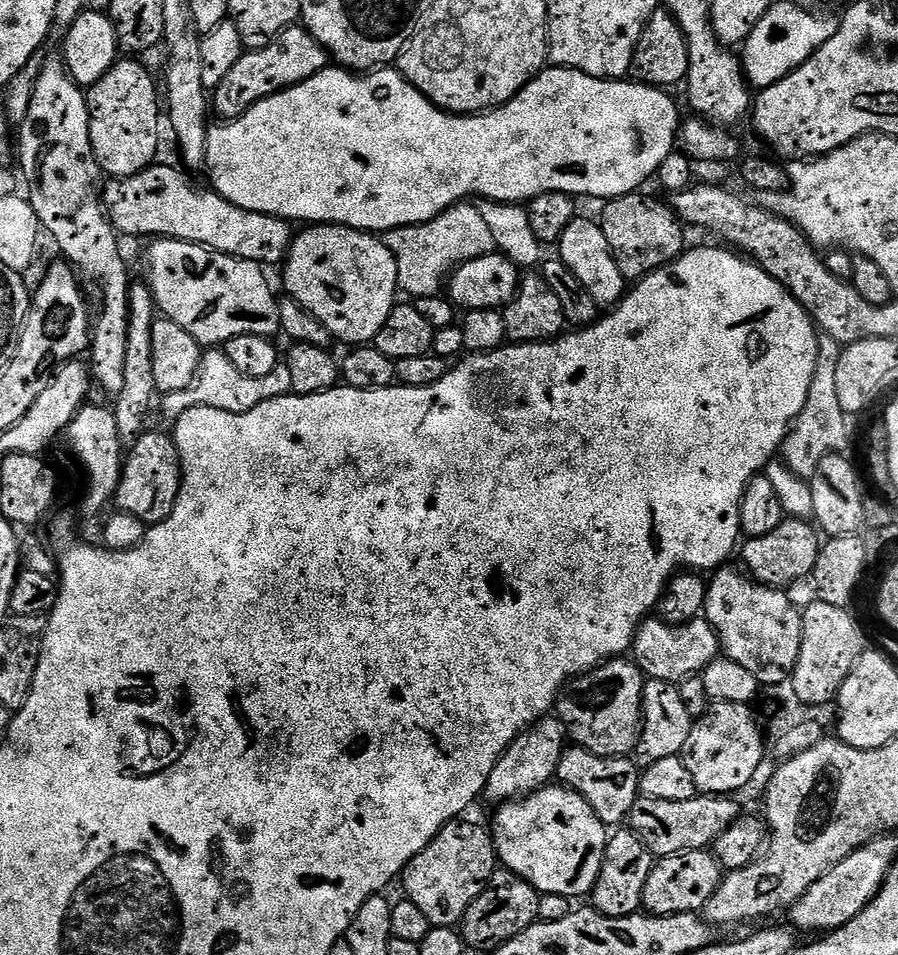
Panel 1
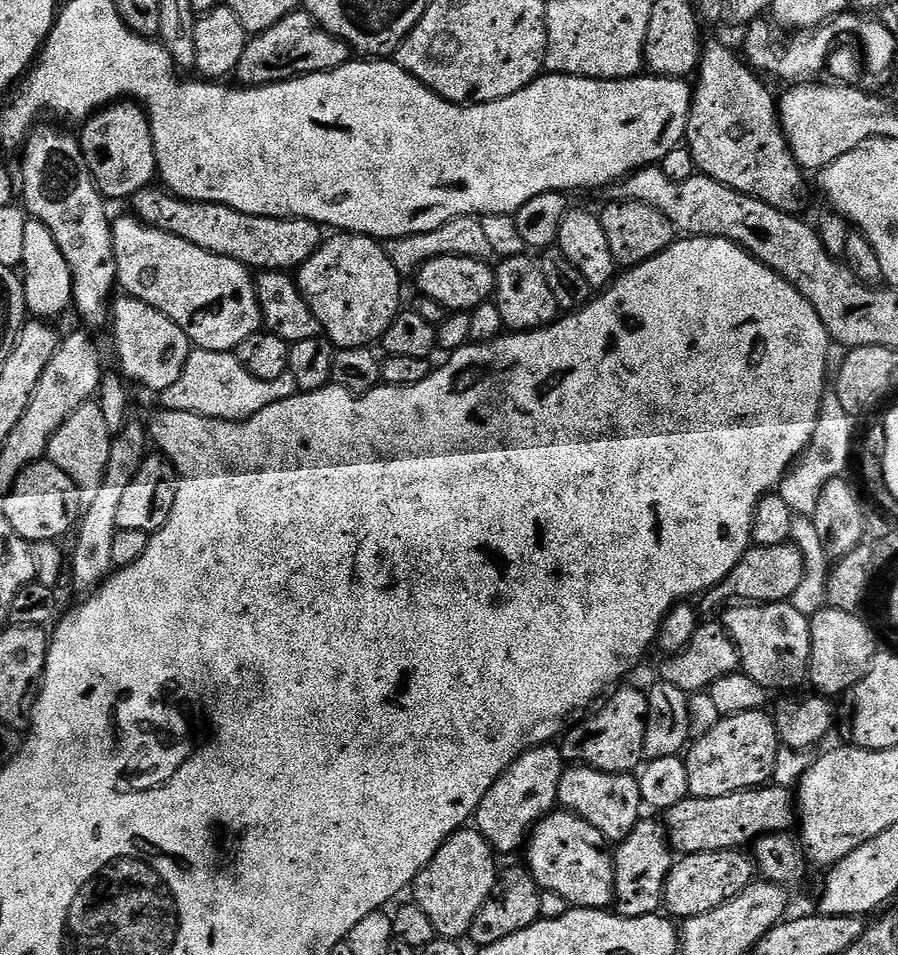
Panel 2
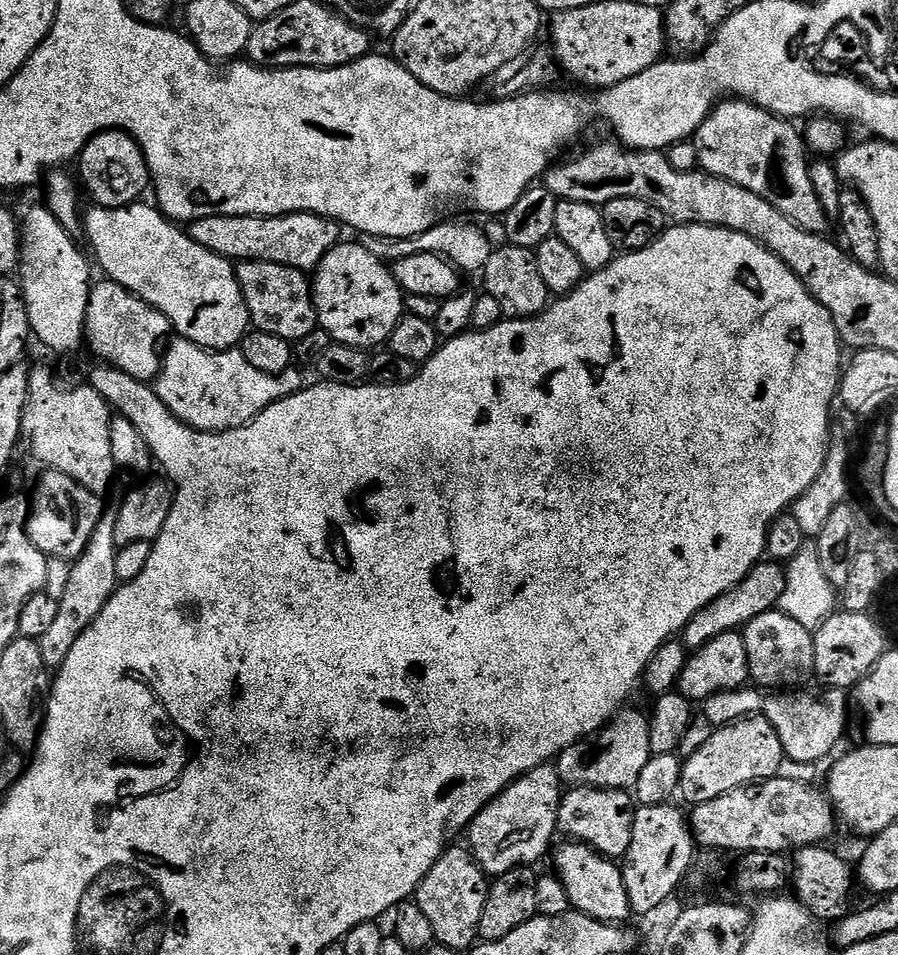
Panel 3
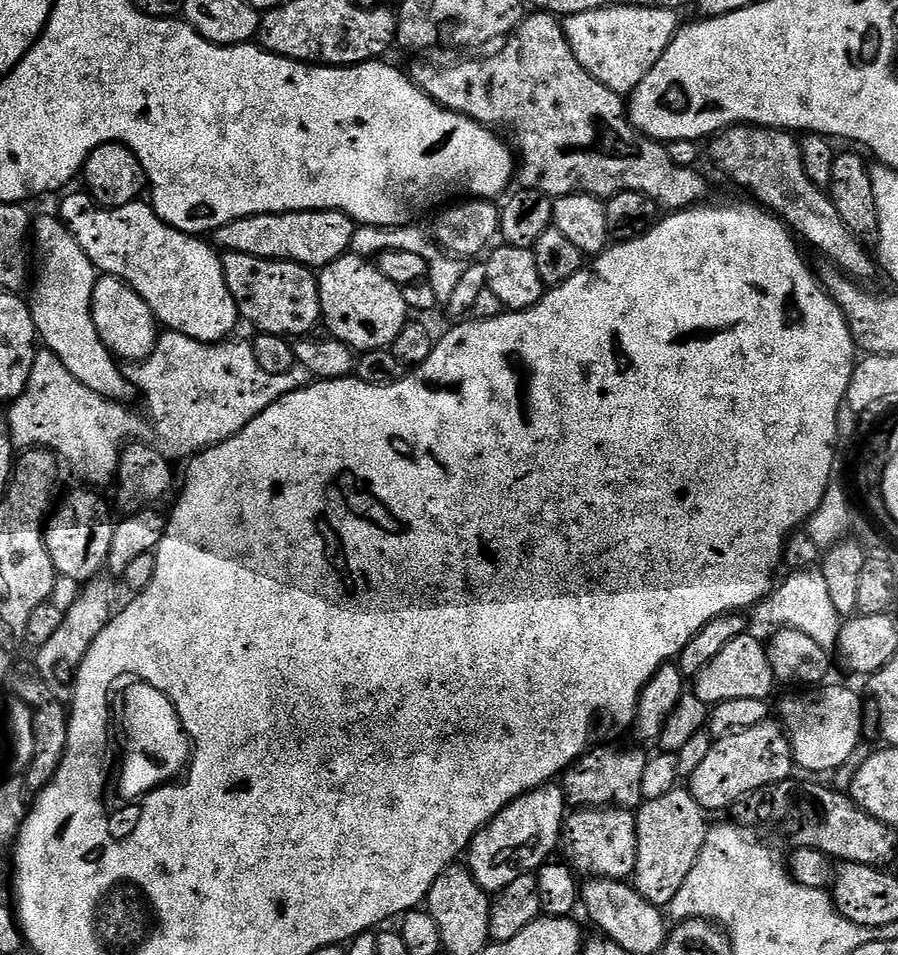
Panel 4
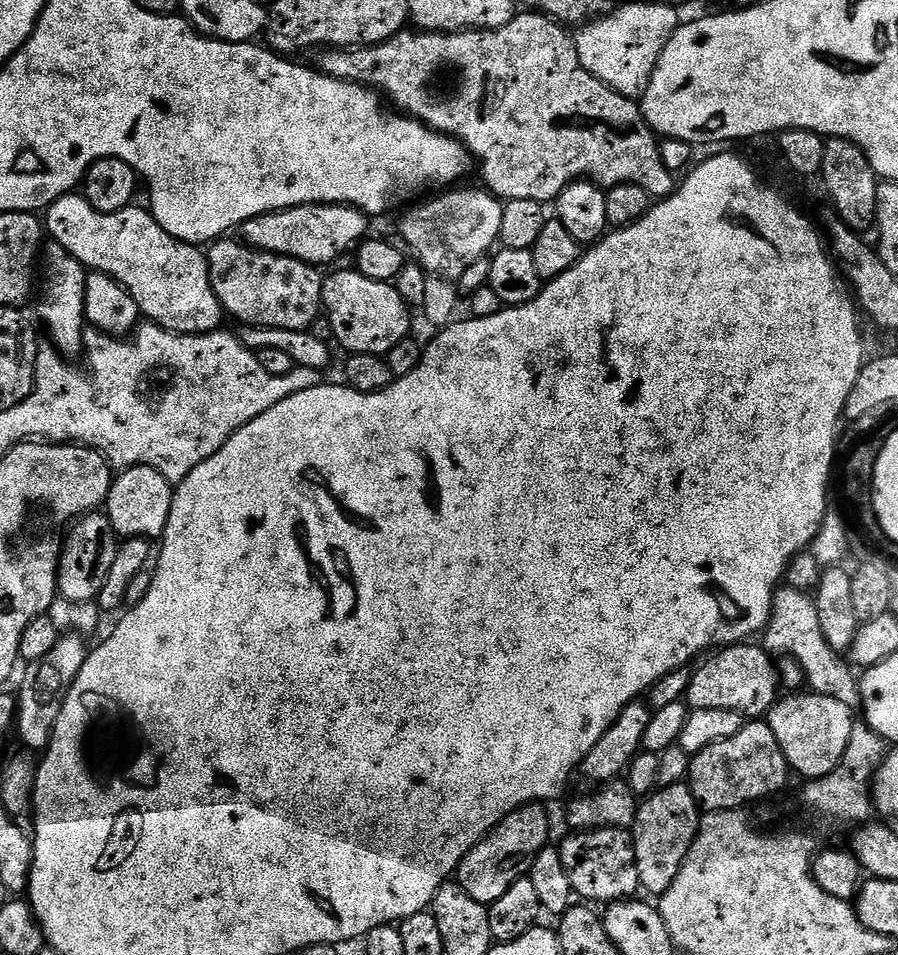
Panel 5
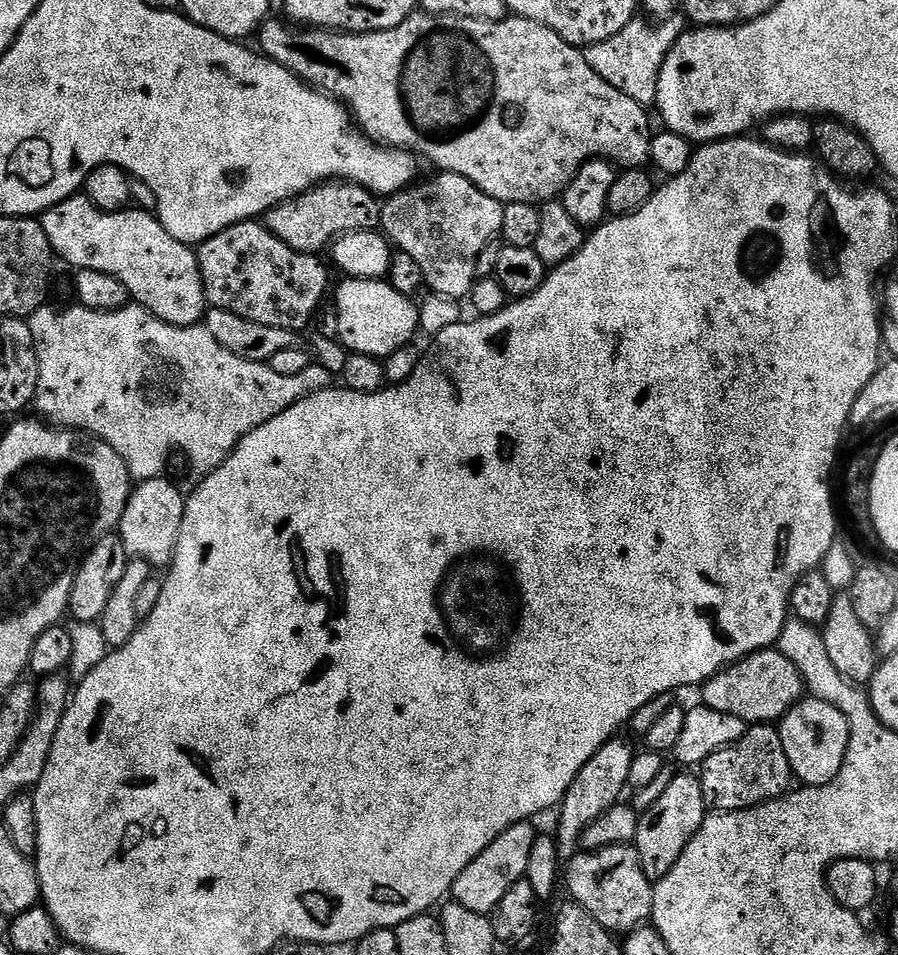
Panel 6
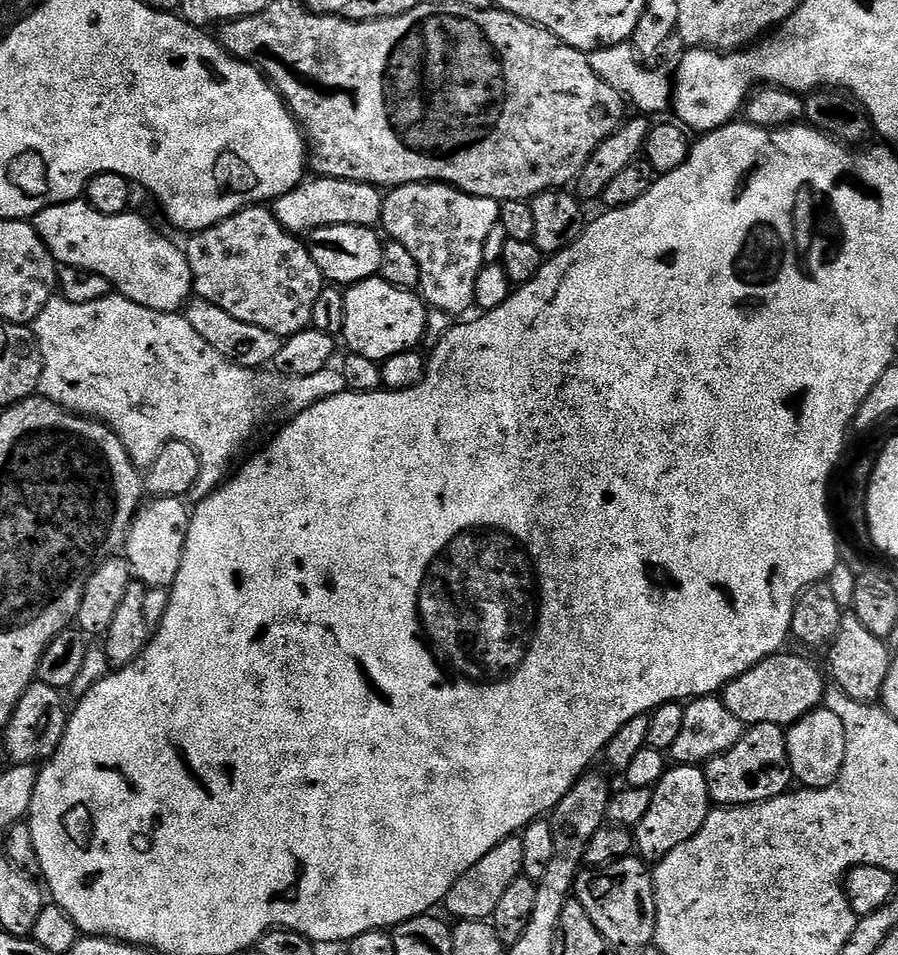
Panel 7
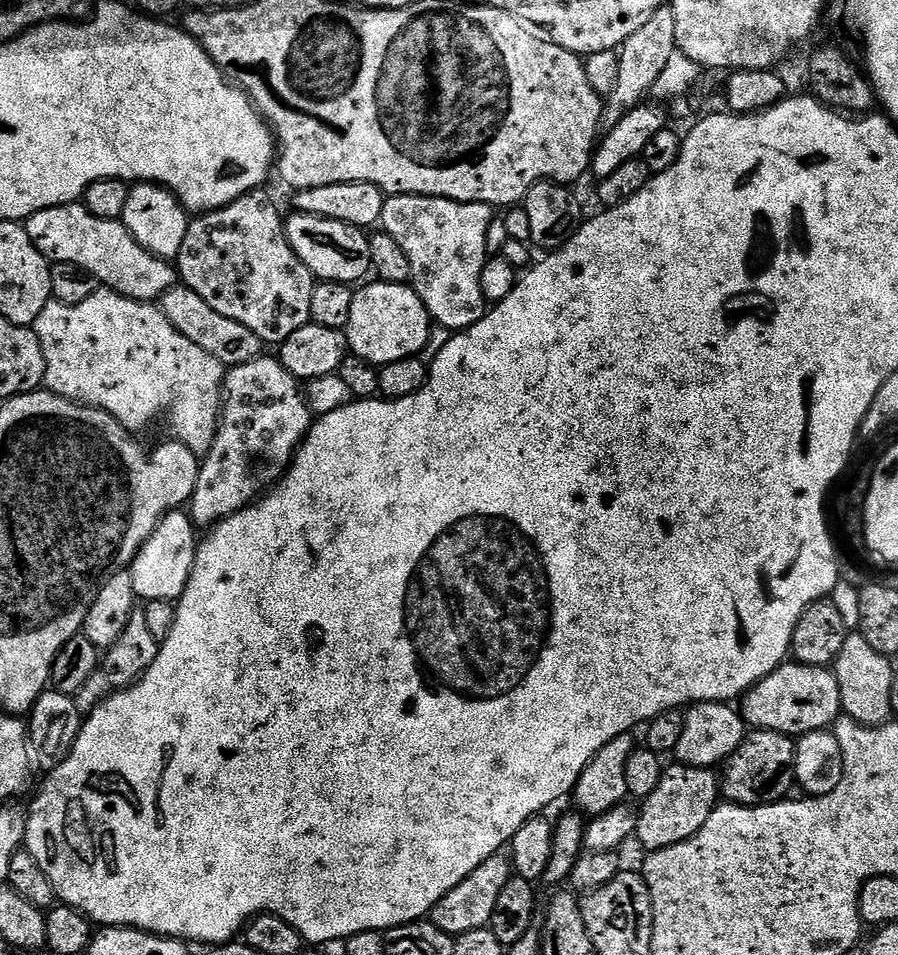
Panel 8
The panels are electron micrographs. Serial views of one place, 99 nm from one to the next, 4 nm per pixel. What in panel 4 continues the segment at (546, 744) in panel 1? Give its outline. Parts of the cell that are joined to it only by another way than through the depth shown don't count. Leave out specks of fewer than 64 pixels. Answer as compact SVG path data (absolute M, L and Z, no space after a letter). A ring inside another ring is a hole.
M556 782L530 790L507 804L490 823L476 833L468 845L466 867L478 886L482 886L489 894L495 894L510 886L514 878L533 875L555 853L552 851L560 848L560 831L565 815L564 790Z

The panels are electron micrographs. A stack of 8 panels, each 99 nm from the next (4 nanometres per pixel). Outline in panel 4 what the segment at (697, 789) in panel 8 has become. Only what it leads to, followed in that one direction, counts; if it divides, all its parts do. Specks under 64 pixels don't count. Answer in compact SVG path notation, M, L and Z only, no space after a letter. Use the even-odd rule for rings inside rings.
M680 786L673 788L670 794L662 794L662 798L645 800L639 808L635 809L635 814L638 856L631 879L634 881L638 895L646 898L646 902L650 902L655 908L663 909L674 898L674 894L678 894L682 882L686 882L686 874L694 870L694 862L698 862L698 854L702 850L702 842L706 838L710 824L709 821L704 821L706 813L698 806L692 793Z

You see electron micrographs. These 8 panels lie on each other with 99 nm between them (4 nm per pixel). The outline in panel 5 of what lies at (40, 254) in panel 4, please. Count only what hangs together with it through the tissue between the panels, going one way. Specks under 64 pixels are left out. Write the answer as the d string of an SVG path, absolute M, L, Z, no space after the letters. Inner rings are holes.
M51 241L45 245L42 260L44 290L38 304L40 318L50 334L51 343L59 349L61 355L70 360L77 359L76 356L81 357L84 351L87 269L56 241Z

